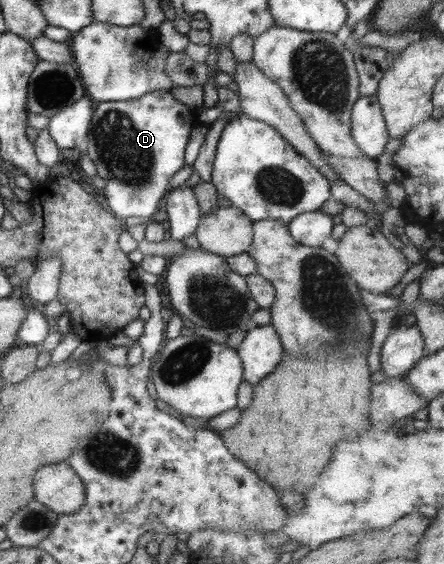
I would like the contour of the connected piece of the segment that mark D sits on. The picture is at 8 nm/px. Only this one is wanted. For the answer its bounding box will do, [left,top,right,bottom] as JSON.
[84,90,204,221]

